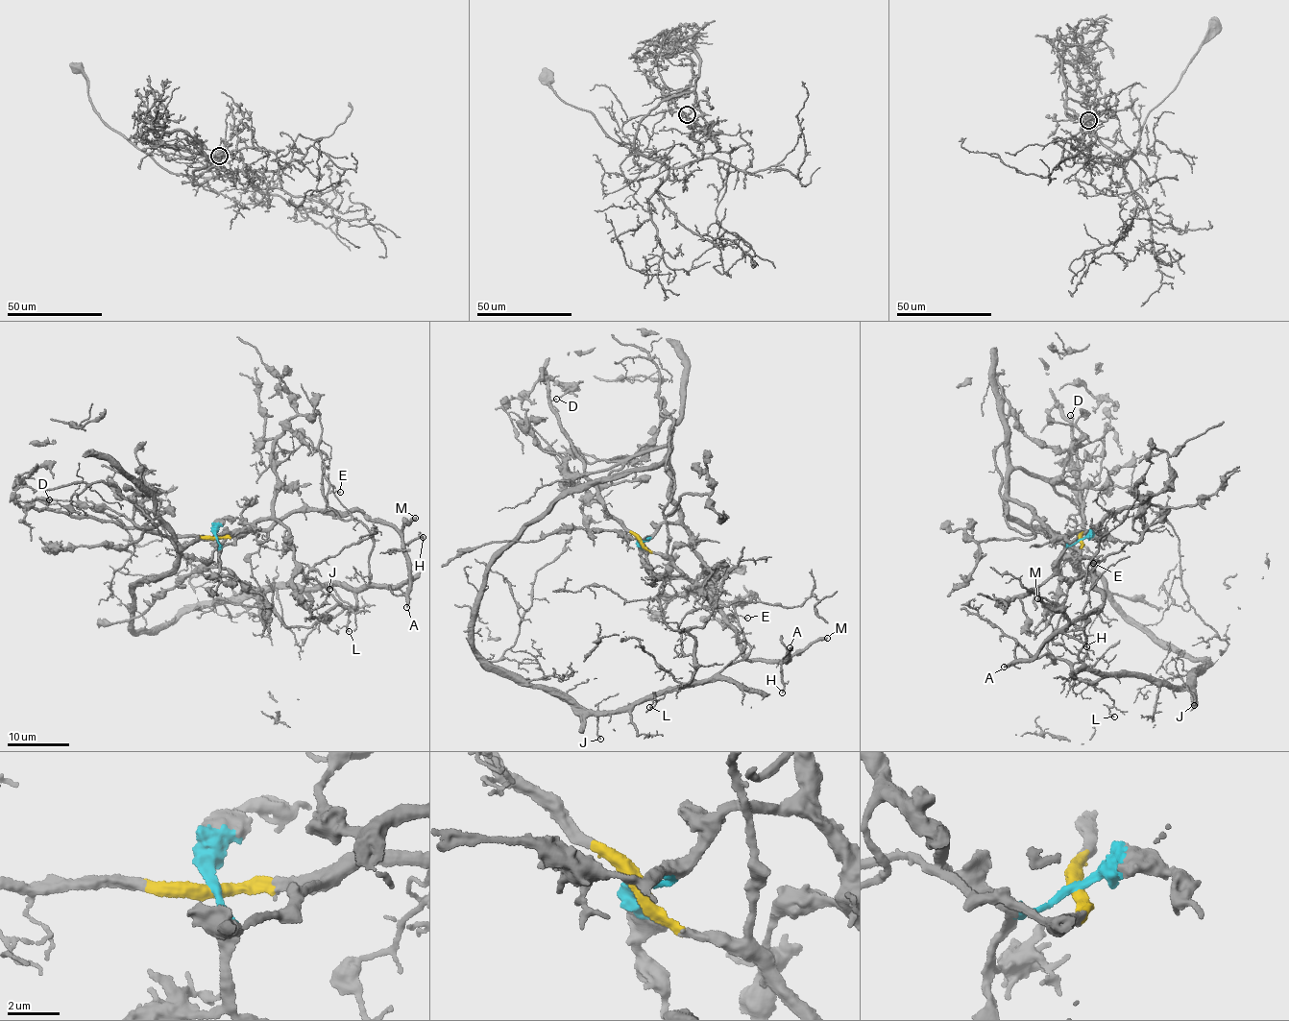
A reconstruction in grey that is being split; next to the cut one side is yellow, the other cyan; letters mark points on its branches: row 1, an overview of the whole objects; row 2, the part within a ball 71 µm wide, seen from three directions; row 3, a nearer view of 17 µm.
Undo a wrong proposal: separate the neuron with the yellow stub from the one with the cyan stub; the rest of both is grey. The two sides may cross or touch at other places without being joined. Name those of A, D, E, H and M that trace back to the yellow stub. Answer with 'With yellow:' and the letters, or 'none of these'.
With yellow: A, D, E, H, M

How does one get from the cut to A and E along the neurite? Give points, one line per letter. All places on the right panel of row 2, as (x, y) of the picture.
A: (1081, 539), (1076, 550), (1090, 559), (1101, 594), (1100, 610), (1043, 644), (1030, 658), (1016, 659), (1005, 668)
E: (1081, 539), (1080, 547), (1076, 550), (1081, 557), (1090, 559), (1092, 572), (1097, 560), (1093, 563)

